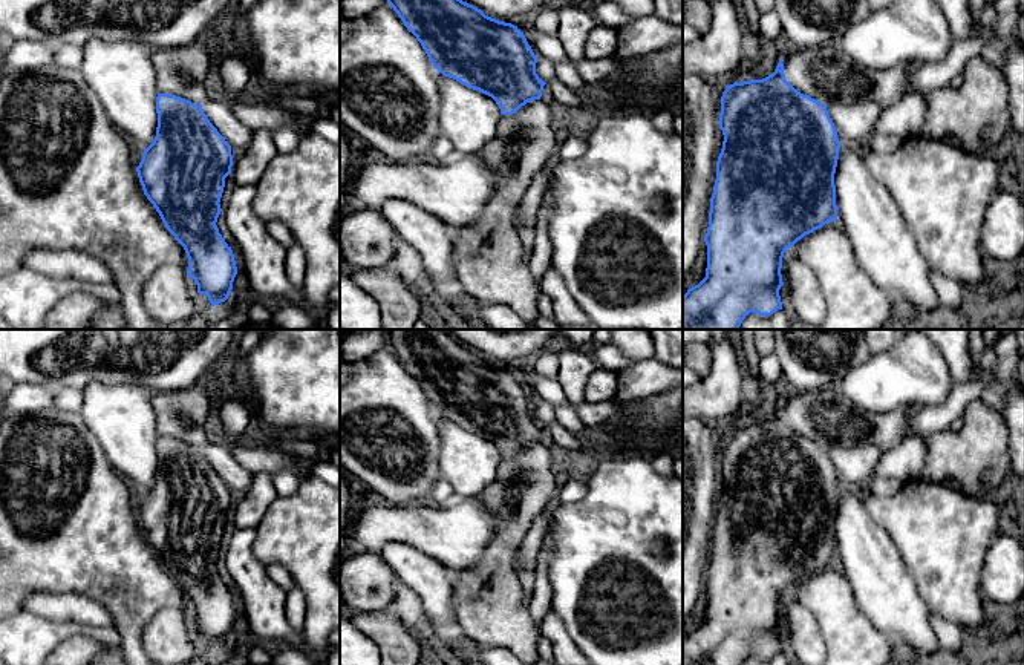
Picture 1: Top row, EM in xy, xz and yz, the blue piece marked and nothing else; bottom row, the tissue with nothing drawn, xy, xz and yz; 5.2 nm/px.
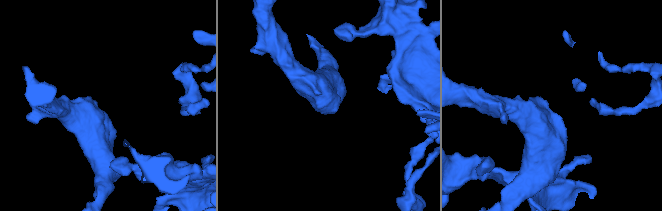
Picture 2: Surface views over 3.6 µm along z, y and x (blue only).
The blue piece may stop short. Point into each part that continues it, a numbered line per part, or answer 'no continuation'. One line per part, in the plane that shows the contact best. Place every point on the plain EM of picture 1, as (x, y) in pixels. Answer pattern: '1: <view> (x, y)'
1: yz (827, 417)

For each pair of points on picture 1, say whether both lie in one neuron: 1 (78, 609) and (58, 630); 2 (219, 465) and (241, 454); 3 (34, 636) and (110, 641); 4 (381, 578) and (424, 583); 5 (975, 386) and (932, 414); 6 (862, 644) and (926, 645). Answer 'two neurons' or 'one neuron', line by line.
1: two neurons
2: two neurons
3: one neuron
4: two neurons
5: one neuron
6: two neurons

